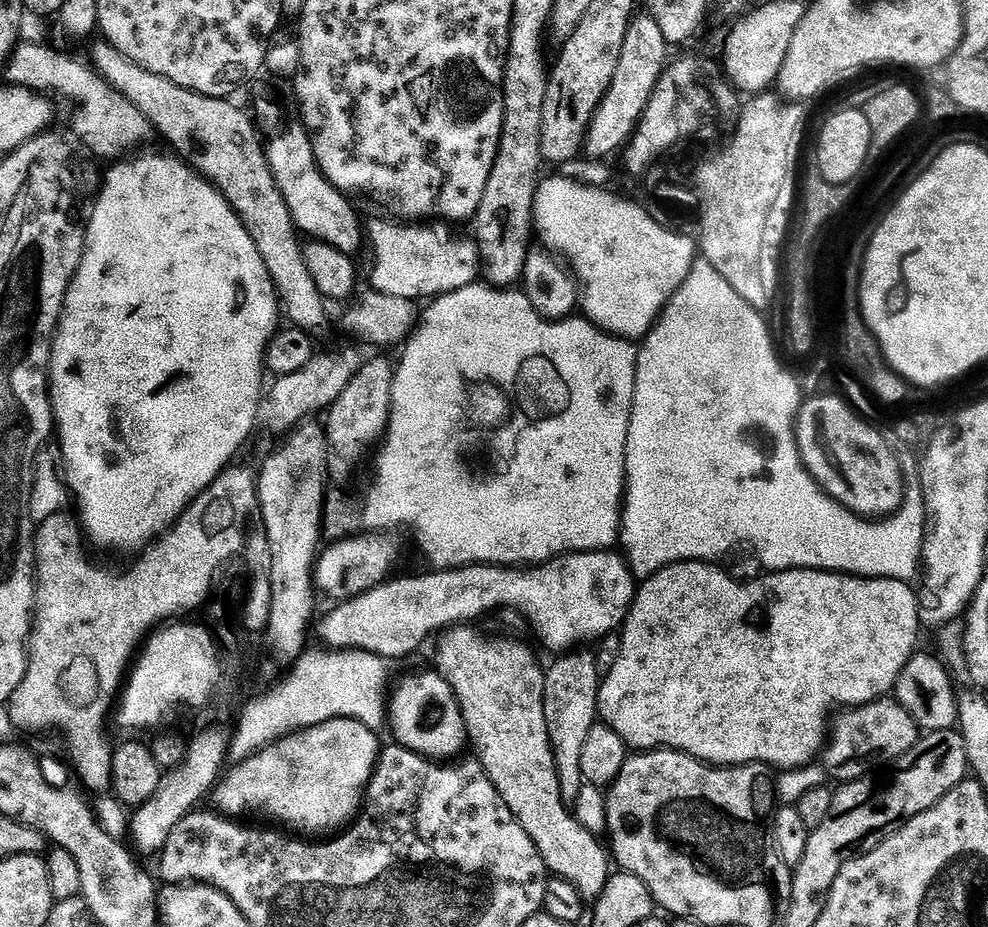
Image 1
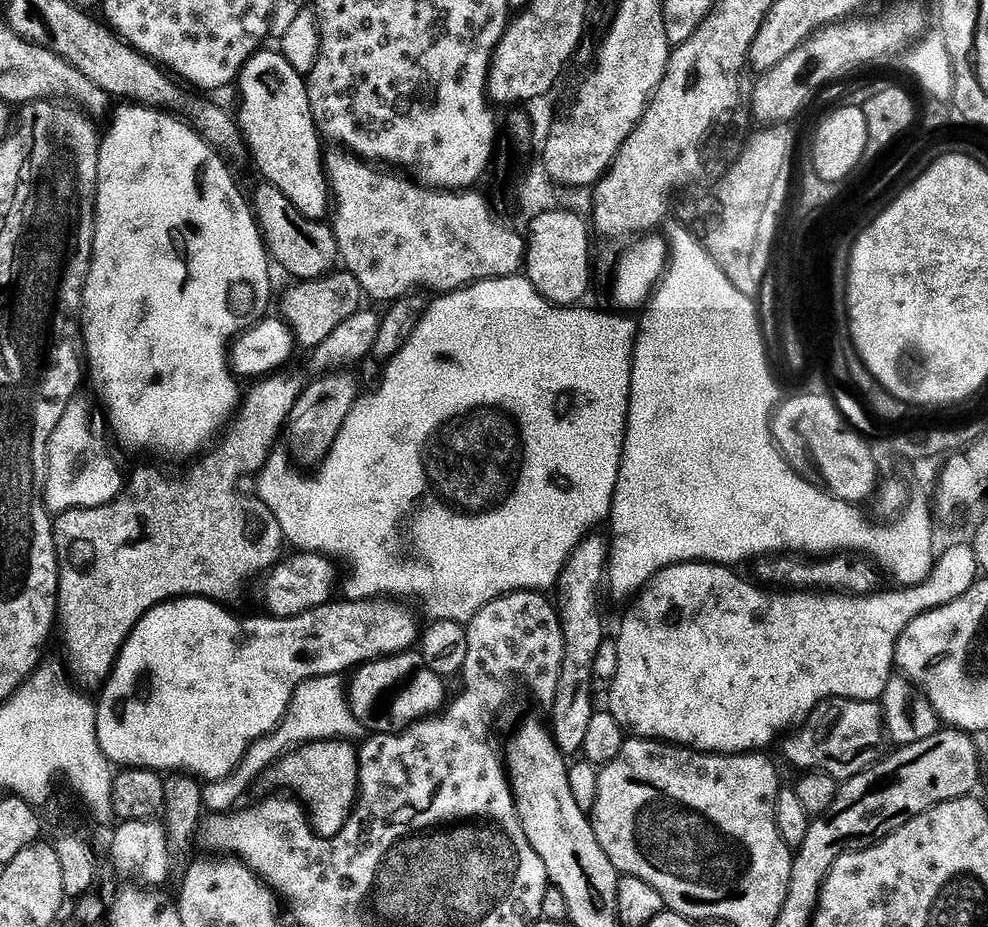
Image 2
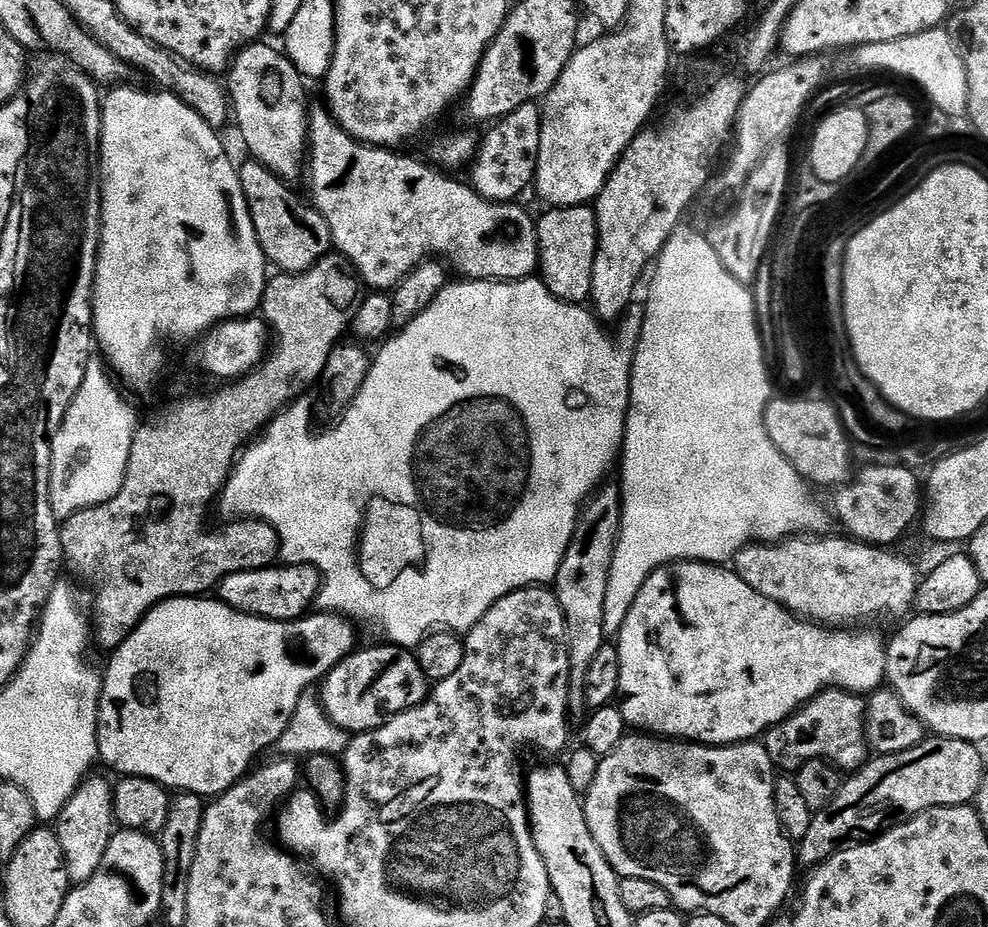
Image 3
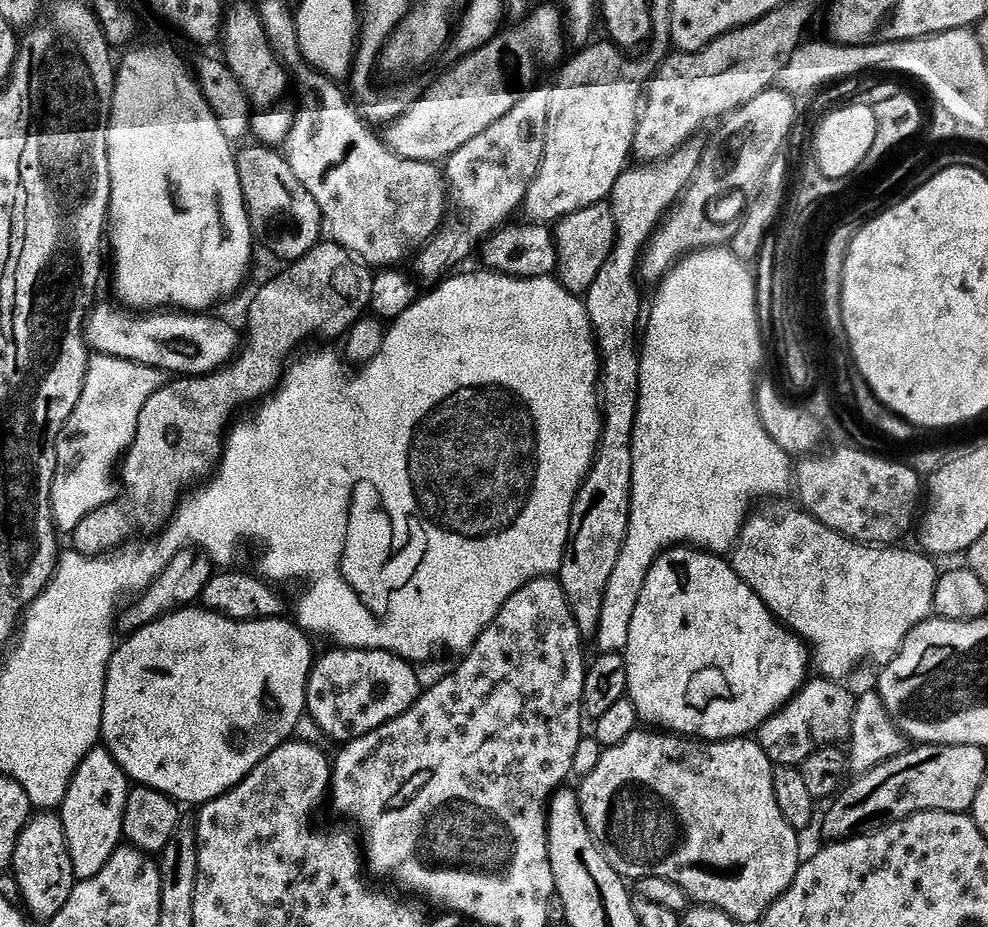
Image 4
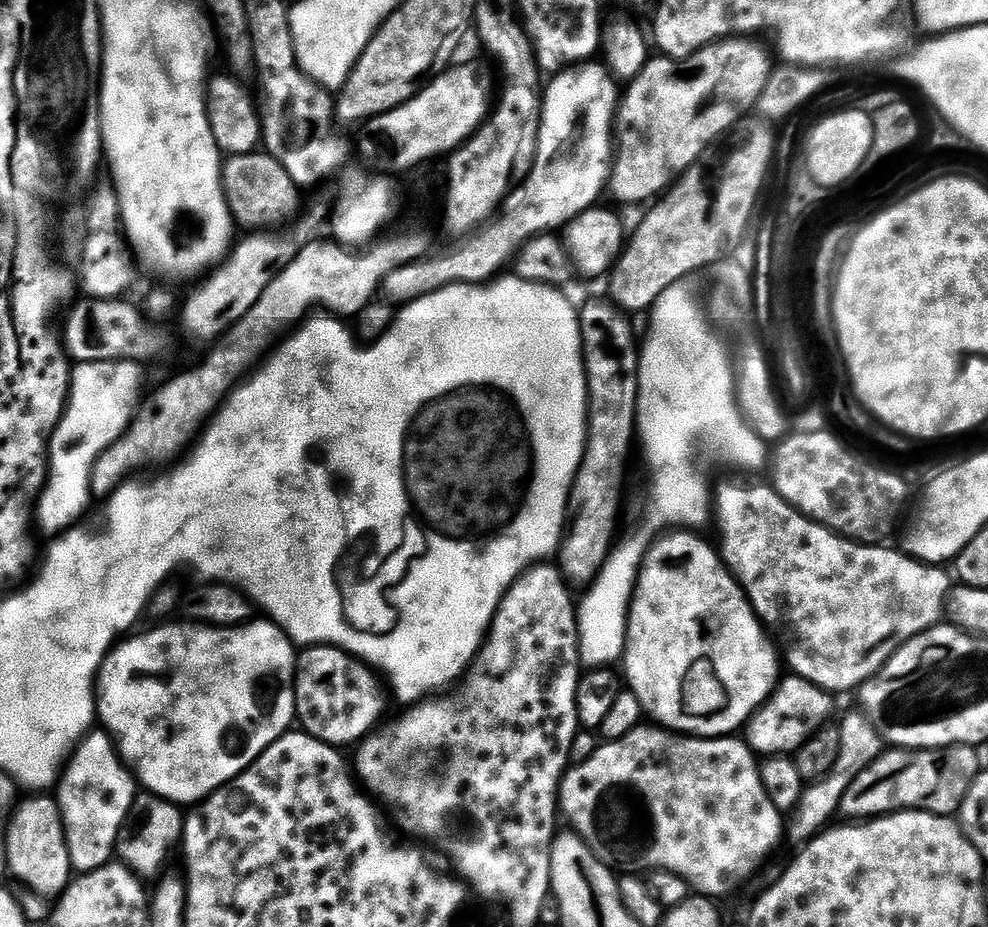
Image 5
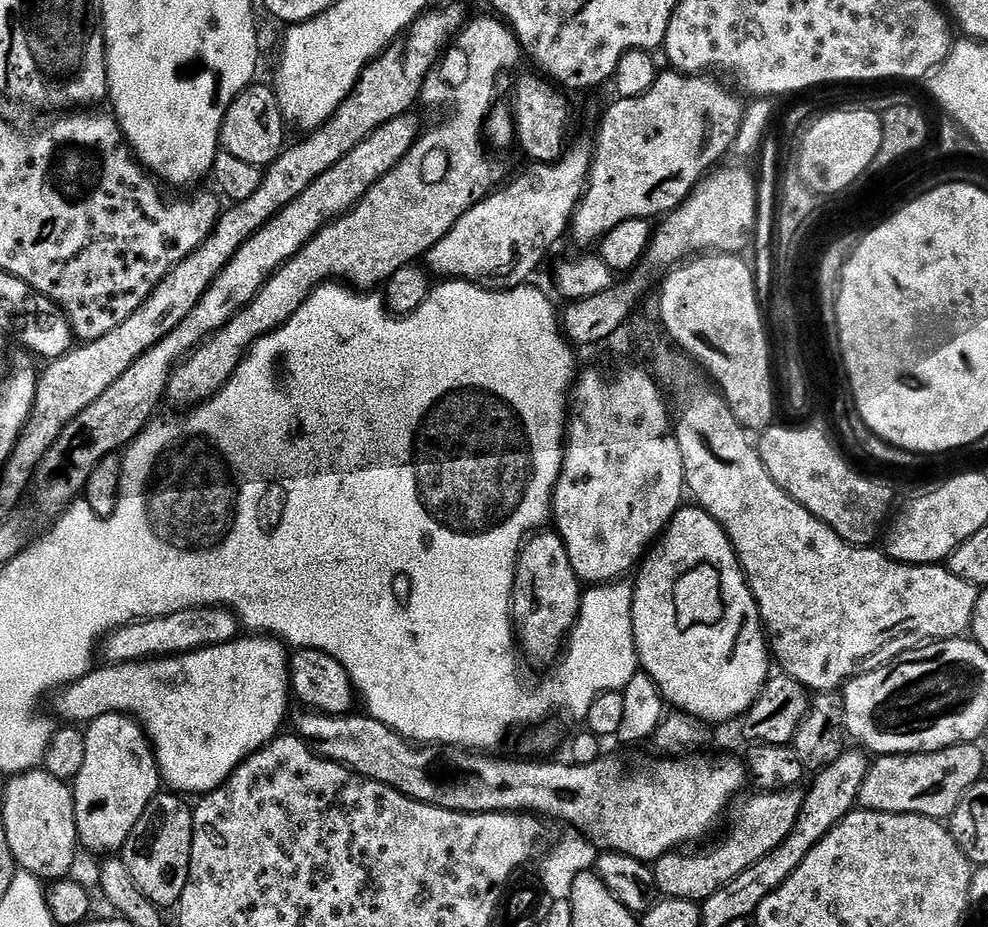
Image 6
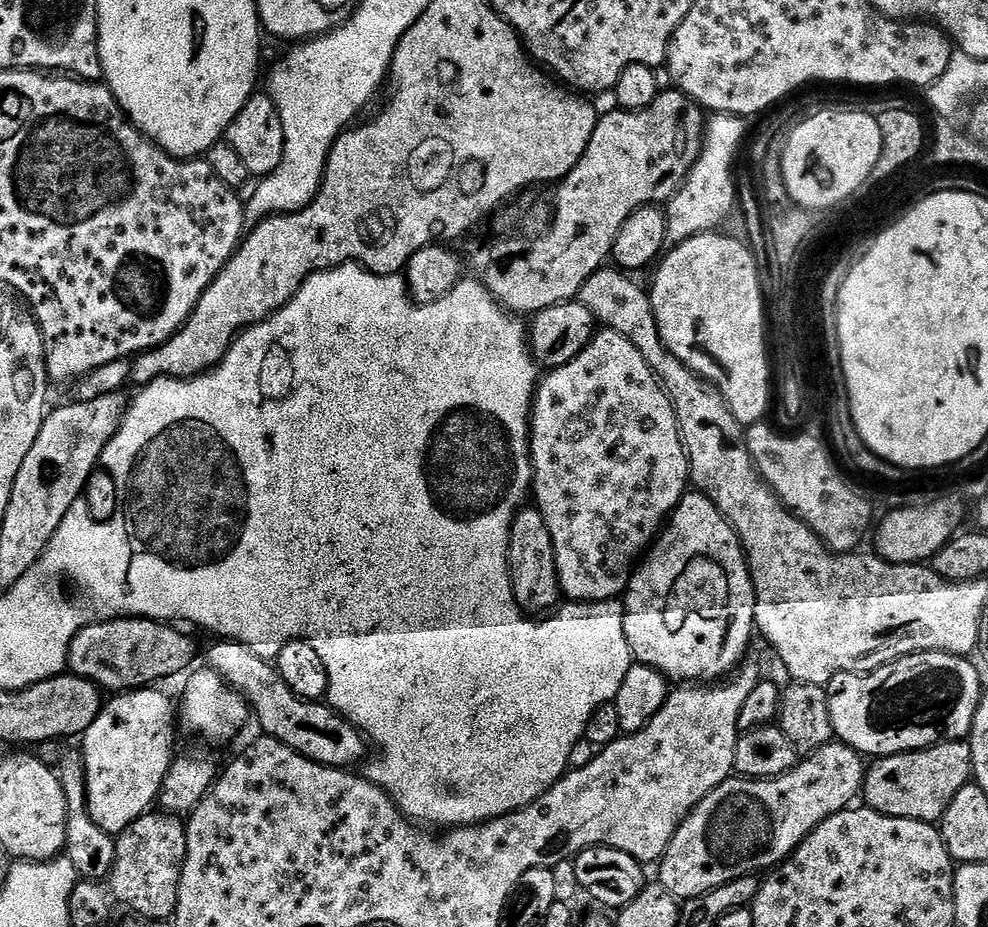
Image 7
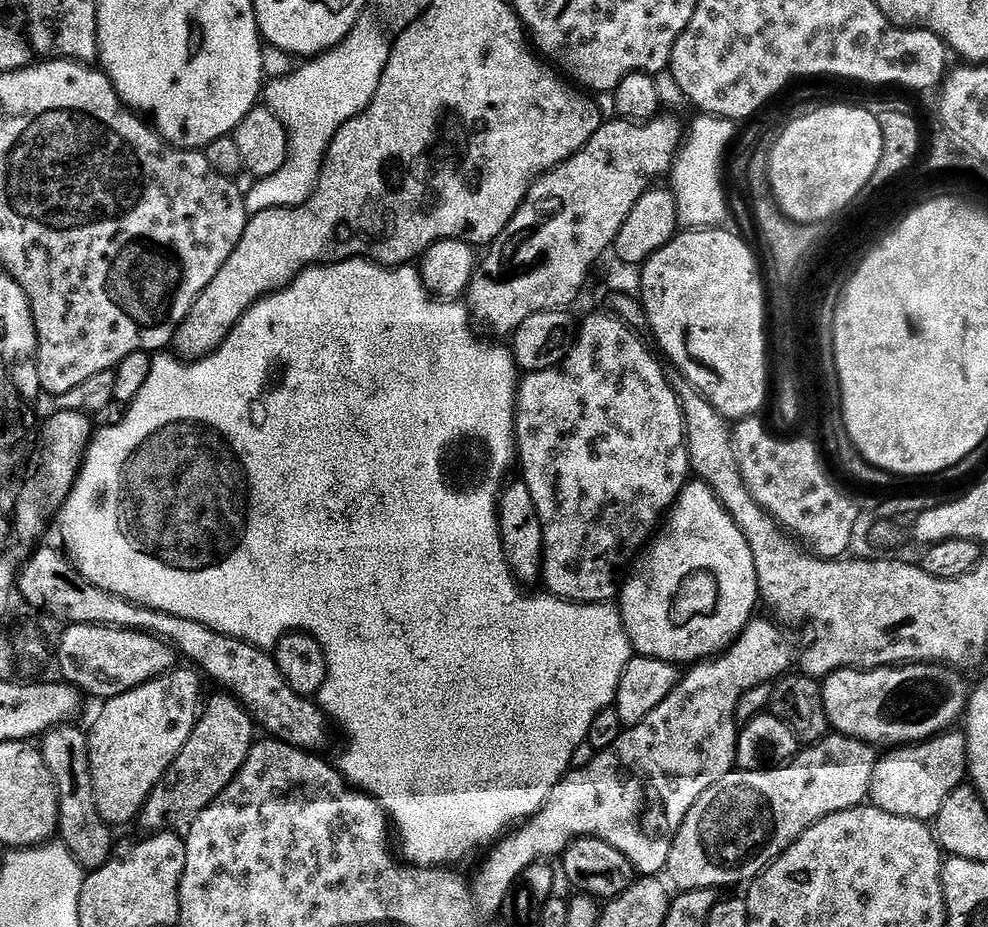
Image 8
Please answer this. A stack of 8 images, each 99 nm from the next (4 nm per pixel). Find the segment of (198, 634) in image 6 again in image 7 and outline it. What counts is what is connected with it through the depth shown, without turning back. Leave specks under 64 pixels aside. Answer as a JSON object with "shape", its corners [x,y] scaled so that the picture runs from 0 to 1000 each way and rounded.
{"shape":[[[109,667],[106,673],[86,672],[69,698],[69,721],[72,728],[90,734],[102,744],[110,742],[113,749],[157,739],[162,736],[158,734],[189,726],[199,715],[197,688],[178,677],[181,676],[170,671],[145,667]]]}

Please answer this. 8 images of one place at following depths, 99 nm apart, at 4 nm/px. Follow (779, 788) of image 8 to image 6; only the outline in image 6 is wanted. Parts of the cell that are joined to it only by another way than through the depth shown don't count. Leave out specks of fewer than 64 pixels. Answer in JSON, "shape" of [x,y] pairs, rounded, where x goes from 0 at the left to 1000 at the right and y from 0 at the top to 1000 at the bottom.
{"shape":[[[799,852],[797,854],[770,854],[765,859],[754,858],[746,862],[736,873],[736,883],[741,883],[733,906],[725,910],[725,915],[704,917],[685,917],[675,919],[660,932],[660,942],[664,948],[664,961],[669,968],[677,971],[702,971],[711,973],[723,964],[739,947],[747,947],[755,934],[763,934],[767,926],[775,926],[783,913],[790,910],[804,893],[808,882],[808,874],[814,864],[814,854]]]}

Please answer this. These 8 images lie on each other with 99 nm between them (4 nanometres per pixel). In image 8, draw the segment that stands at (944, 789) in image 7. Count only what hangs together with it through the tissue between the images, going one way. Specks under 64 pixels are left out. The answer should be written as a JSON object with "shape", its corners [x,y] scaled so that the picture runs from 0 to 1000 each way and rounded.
{"shape":[[[956,787],[941,798],[918,805],[907,805],[900,816],[892,814],[887,821],[881,863],[897,878],[946,886],[953,874],[953,865],[962,861],[967,850],[973,849],[981,836],[980,795],[975,789]]]}

